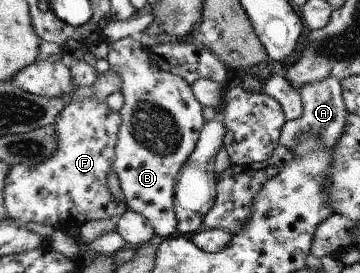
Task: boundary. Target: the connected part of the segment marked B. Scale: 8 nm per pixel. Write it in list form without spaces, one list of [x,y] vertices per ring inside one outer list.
[[[128,39],[109,46],[108,61],[121,77],[121,92],[124,105],[119,111],[122,118],[120,139],[117,142],[117,158],[114,173],[118,174],[121,190],[126,196],[128,208],[142,214],[160,237],[174,237],[178,234],[176,216],[176,178],[186,162],[193,155],[200,141],[200,130],[204,126],[202,106],[194,97],[192,86],[180,75],[158,68],[153,58],[142,47]]]

